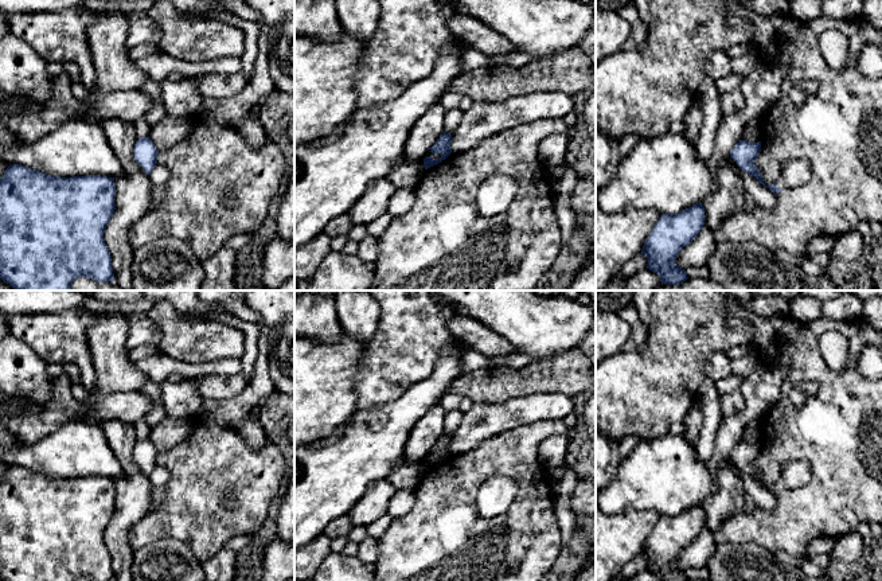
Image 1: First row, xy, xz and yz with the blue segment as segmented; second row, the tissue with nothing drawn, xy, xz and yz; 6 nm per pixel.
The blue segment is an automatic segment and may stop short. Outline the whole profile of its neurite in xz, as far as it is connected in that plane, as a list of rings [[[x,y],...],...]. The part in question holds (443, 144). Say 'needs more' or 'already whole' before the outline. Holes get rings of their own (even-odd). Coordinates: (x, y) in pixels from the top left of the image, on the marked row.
already whole; [[[444,132],[440,136],[440,139],[436,141],[436,144],[430,148],[429,152],[440,153],[441,157],[440,159],[432,159],[432,157],[426,156],[424,159],[425,169],[441,163],[442,160],[445,160],[452,153],[450,141],[452,141],[452,134],[450,133]]]

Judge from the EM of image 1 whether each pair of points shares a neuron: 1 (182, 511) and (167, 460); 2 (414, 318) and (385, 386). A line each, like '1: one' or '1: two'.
1: one
2: one

